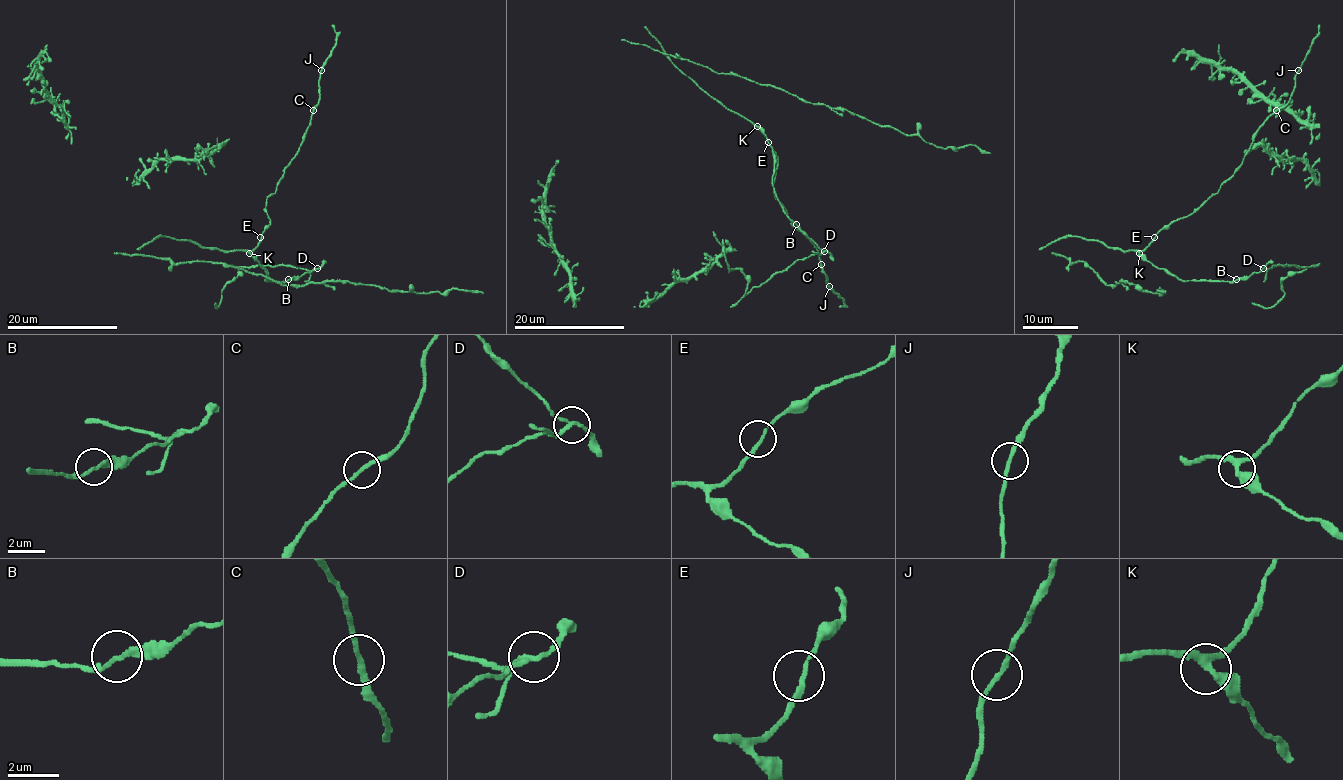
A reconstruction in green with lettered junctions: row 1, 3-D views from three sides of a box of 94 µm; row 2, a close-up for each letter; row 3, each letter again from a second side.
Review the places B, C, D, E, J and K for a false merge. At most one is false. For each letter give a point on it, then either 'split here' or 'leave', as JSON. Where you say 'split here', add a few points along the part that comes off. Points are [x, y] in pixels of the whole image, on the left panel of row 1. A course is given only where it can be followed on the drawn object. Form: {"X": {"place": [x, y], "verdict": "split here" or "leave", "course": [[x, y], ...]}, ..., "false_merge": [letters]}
{"B": {"place": [288, 279], "verdict": "leave"}, "C": {"place": [313, 110], "verdict": "leave"}, "D": {"place": [317, 268], "verdict": "split here"}, "E": {"place": [260, 237], "verdict": "leave"}, "J": {"place": [321, 70], "verdict": "leave"}, "K": {"place": [249, 253], "verdict": "leave"}, "false_merge": ["D"]}

